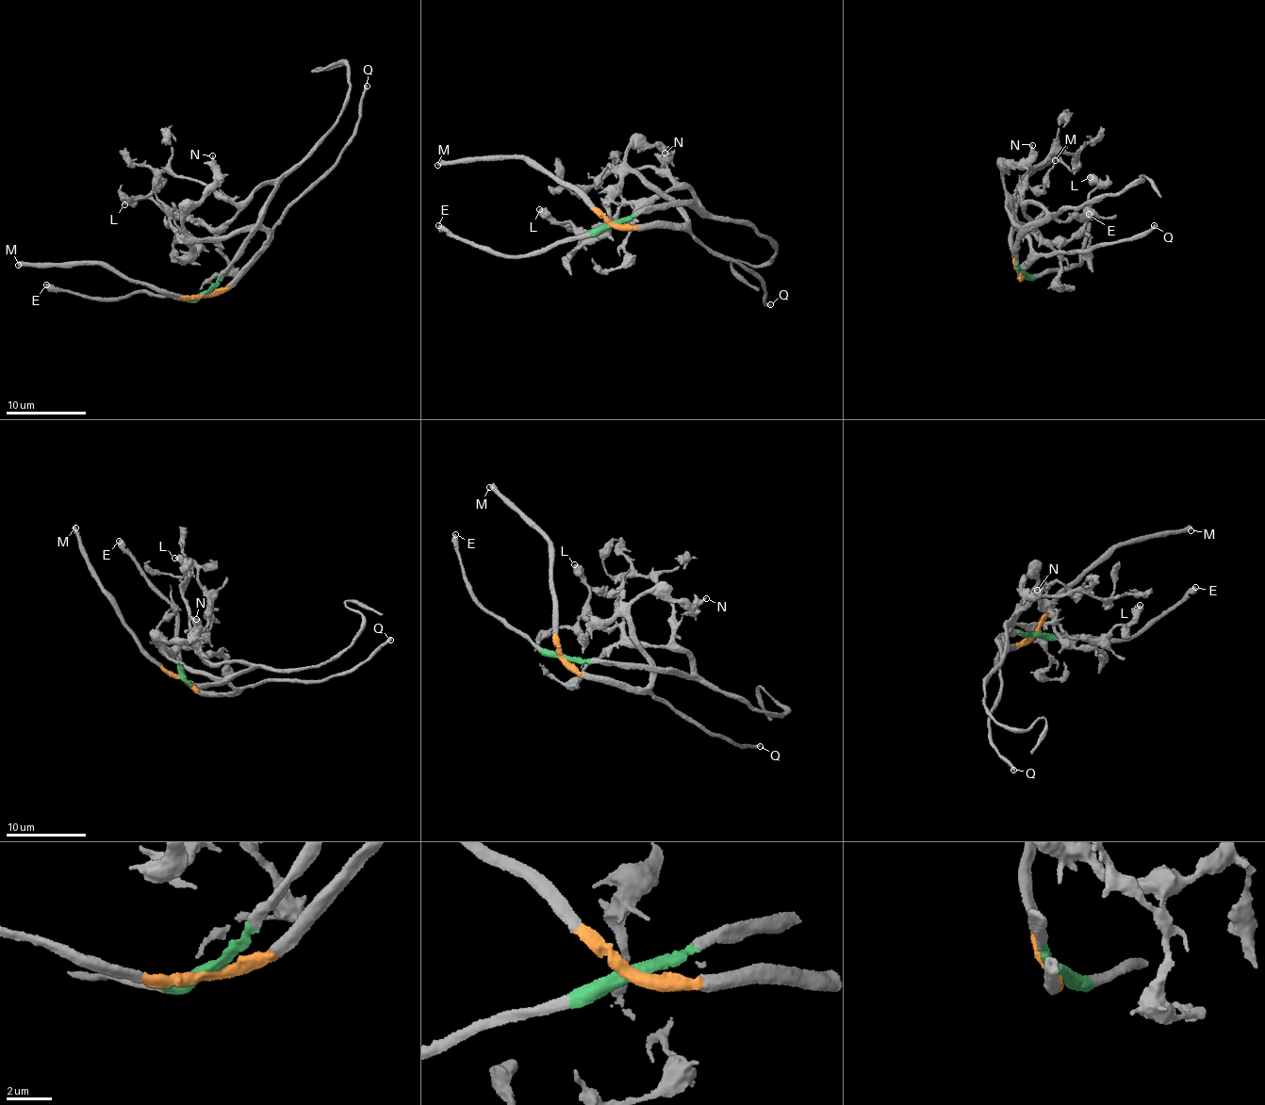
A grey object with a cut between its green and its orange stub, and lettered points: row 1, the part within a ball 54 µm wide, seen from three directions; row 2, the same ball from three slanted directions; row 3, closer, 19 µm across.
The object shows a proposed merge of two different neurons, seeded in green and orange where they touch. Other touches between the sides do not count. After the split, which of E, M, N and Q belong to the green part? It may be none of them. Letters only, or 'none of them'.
E

